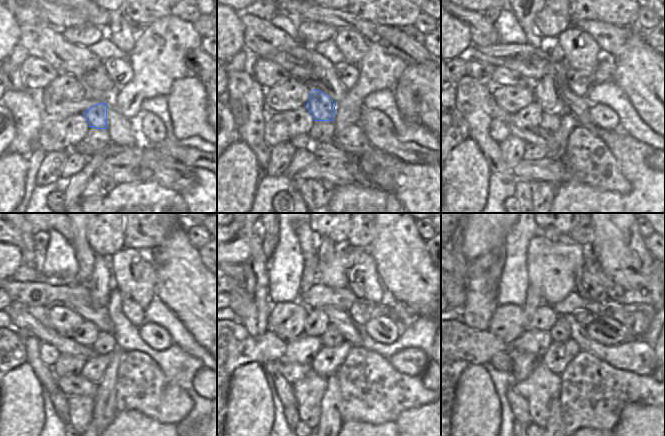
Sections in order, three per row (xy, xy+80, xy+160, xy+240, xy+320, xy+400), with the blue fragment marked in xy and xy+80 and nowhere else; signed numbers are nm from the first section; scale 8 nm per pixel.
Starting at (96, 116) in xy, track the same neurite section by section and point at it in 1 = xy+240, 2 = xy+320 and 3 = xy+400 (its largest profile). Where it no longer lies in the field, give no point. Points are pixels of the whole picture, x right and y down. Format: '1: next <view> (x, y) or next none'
1: next xy+240 (99, 287)
2: next xy+320 (325, 253)
3: next xy+400 (550, 233)

